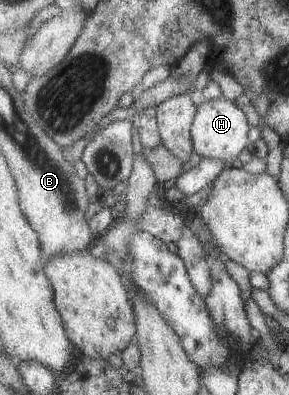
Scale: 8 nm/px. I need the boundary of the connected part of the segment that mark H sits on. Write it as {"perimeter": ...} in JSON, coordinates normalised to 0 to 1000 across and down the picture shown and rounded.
{"perimeter":[[[758,246],[689,261],[664,327],[671,385],[696,400],[734,400],[772,410],[813,408],[848,375],[865,372],[862,329],[869,322],[848,284],[785,248]]]}

